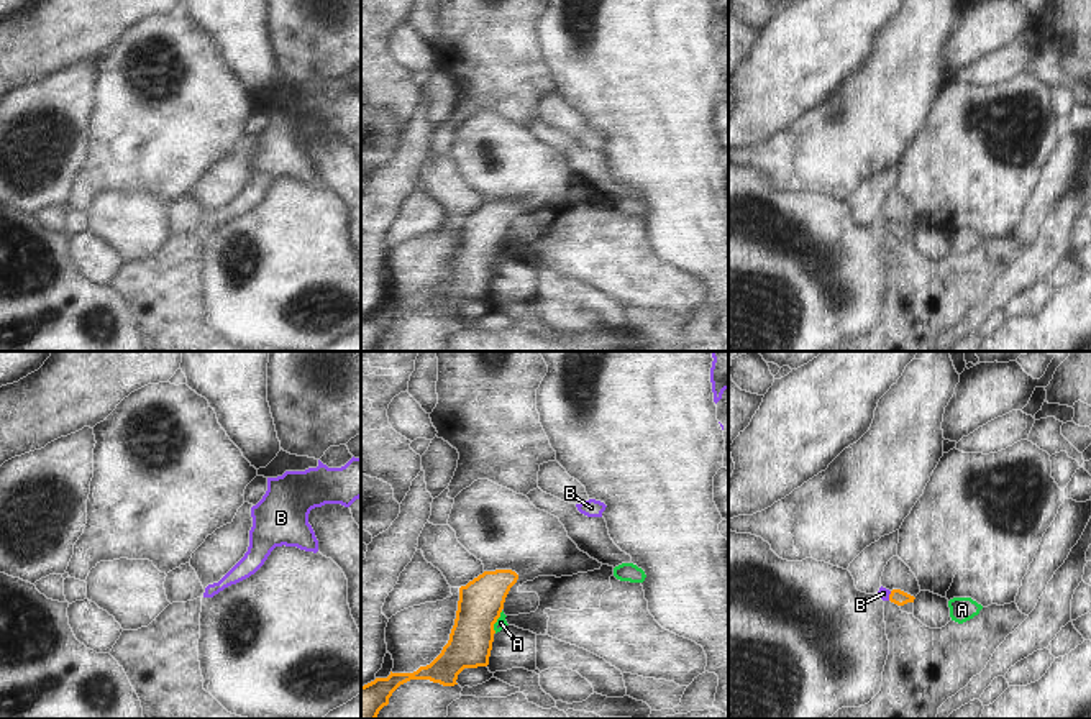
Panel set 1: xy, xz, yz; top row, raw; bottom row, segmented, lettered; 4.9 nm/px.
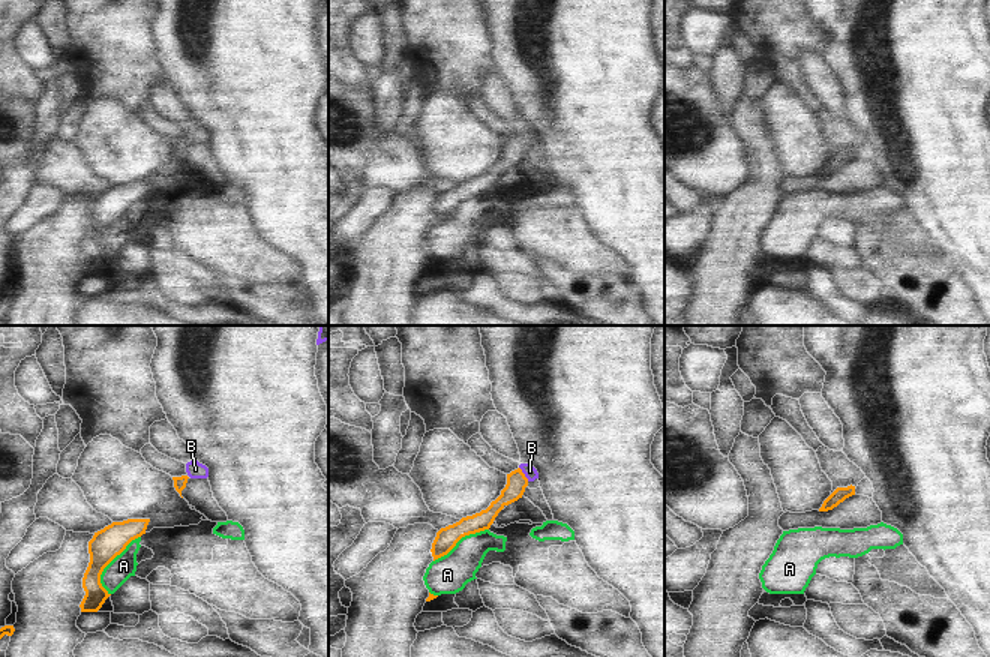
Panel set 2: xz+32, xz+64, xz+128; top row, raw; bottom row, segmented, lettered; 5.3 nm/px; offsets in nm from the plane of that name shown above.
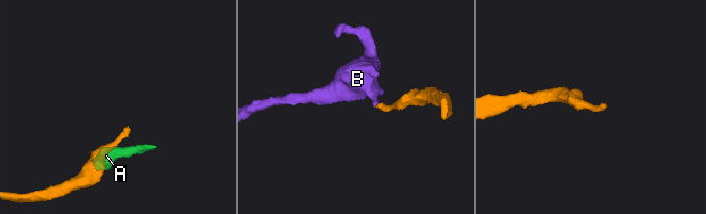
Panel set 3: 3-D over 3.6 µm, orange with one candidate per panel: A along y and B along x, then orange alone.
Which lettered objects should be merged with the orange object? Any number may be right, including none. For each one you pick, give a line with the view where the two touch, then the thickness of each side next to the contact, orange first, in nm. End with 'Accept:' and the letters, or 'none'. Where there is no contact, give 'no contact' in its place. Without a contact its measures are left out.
B: meets orange in yz; 70 nm thick on the orange side, 60 nm on the other
Accept: B

